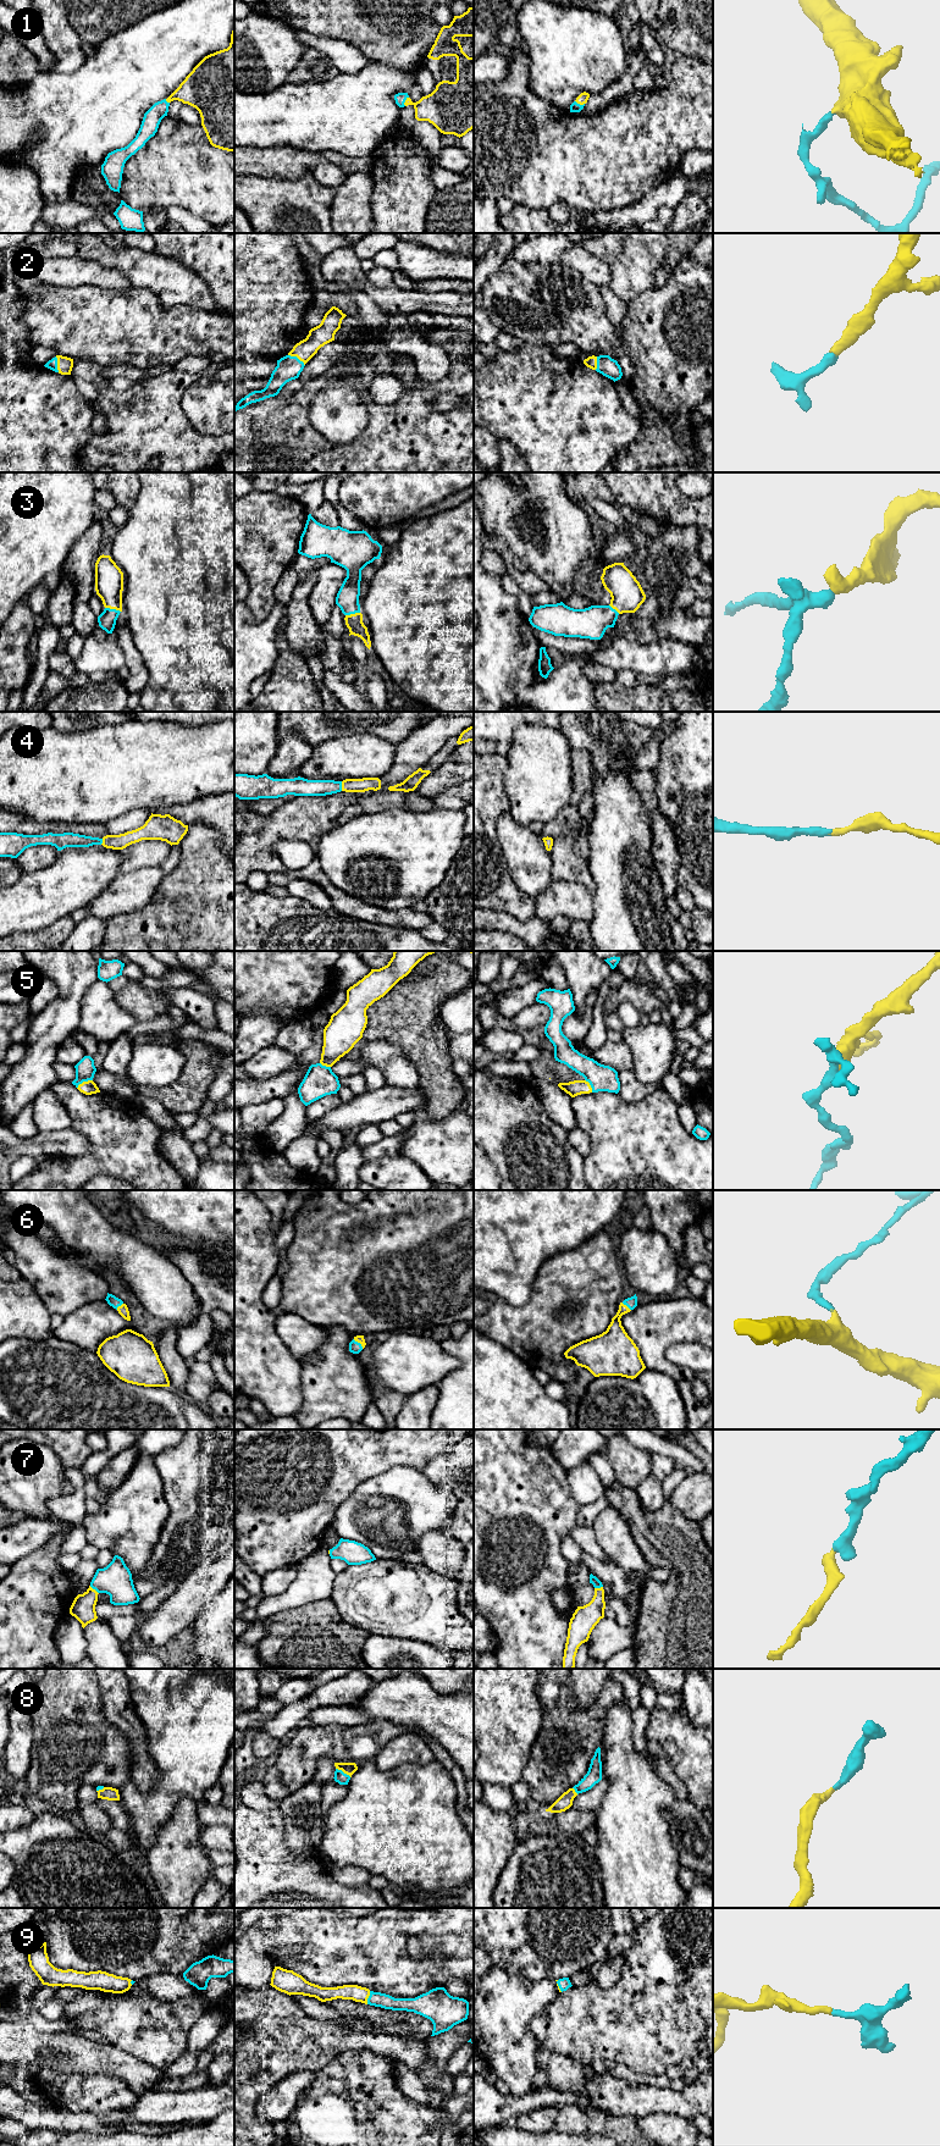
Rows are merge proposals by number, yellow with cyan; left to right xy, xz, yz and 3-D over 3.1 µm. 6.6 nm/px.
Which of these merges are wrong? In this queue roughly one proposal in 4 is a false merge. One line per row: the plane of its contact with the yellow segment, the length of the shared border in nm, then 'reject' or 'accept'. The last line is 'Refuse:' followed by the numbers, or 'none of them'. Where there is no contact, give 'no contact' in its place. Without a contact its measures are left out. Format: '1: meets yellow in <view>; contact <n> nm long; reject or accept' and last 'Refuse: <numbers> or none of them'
1: meets yellow in xz; contact 70 nm long; accept
2: meets yellow in xz; contact 130 nm long; accept
3: meets yellow in xy; contact 110 nm long; accept
4: meets yellow in xz; contact 60 nm long; accept
5: meets yellow in xy; contact 120 nm long; accept
6: meets yellow in xz; contact 90 nm long; accept
7: meets yellow in xy; contact 80 nm long; accept
8: meets yellow in xz; contact 120 nm long; accept
9: meets yellow in xz; contact 90 nm long; accept
Refuse: none of them

